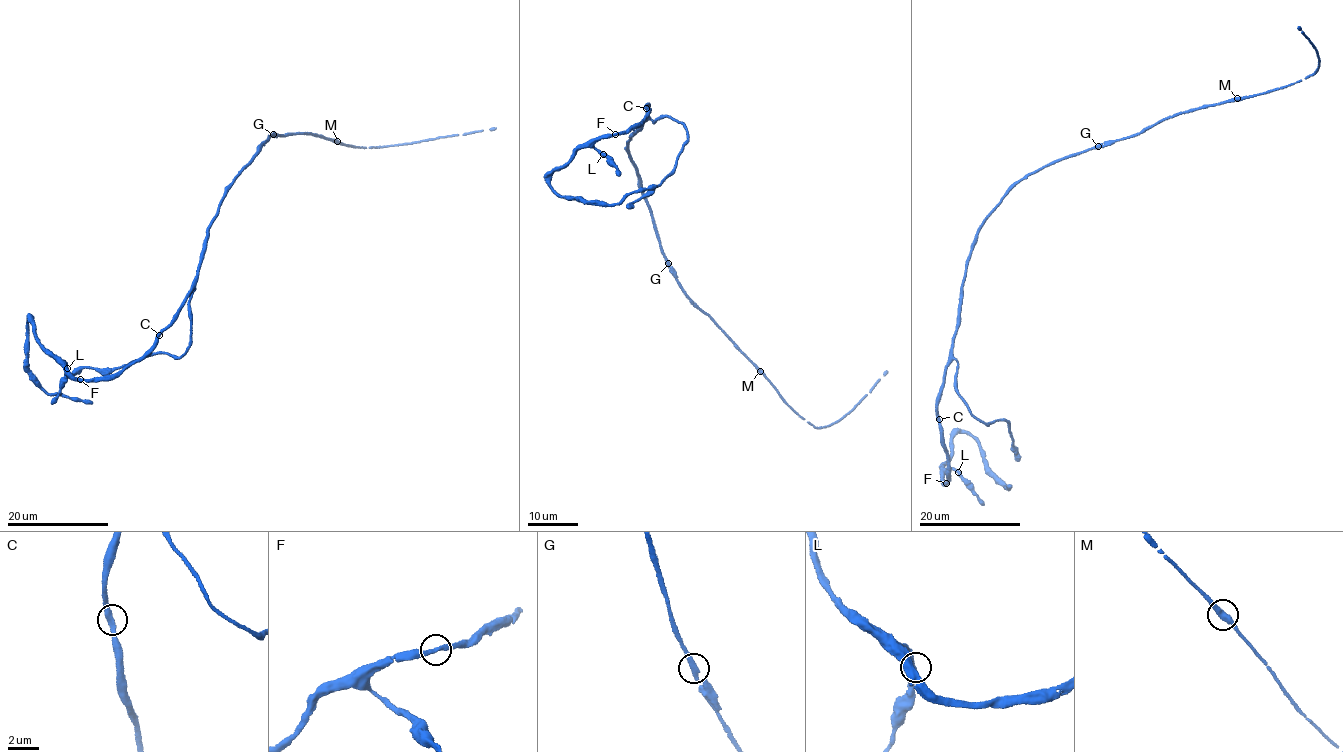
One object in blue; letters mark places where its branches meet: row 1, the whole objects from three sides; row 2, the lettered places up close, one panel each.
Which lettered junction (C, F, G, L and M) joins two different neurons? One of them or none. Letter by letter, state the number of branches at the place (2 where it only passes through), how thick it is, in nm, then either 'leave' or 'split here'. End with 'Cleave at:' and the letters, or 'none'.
C: branches 2; calibre 320 nm; leave
F: branches 2; calibre 340 nm; leave
G: branches 2; calibre 320 nm; leave
L: branches 2; calibre 360 nm; leave
M: branches 2; calibre 400 nm; leave
Cleave at: none

